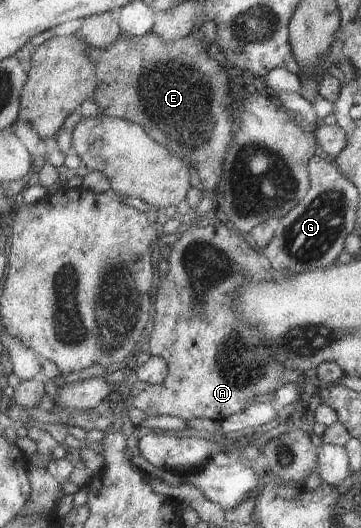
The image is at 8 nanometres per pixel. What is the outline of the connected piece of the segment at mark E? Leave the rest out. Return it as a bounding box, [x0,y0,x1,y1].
[87,30,235,190]

